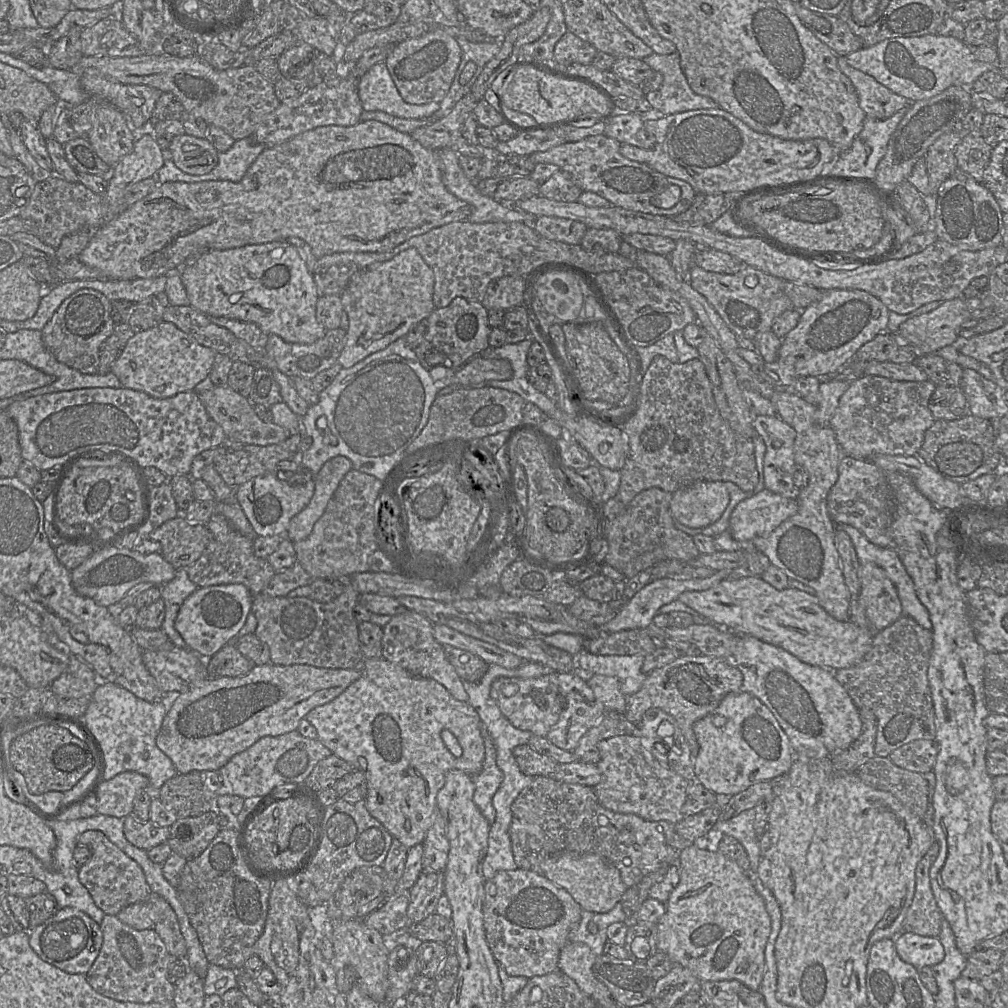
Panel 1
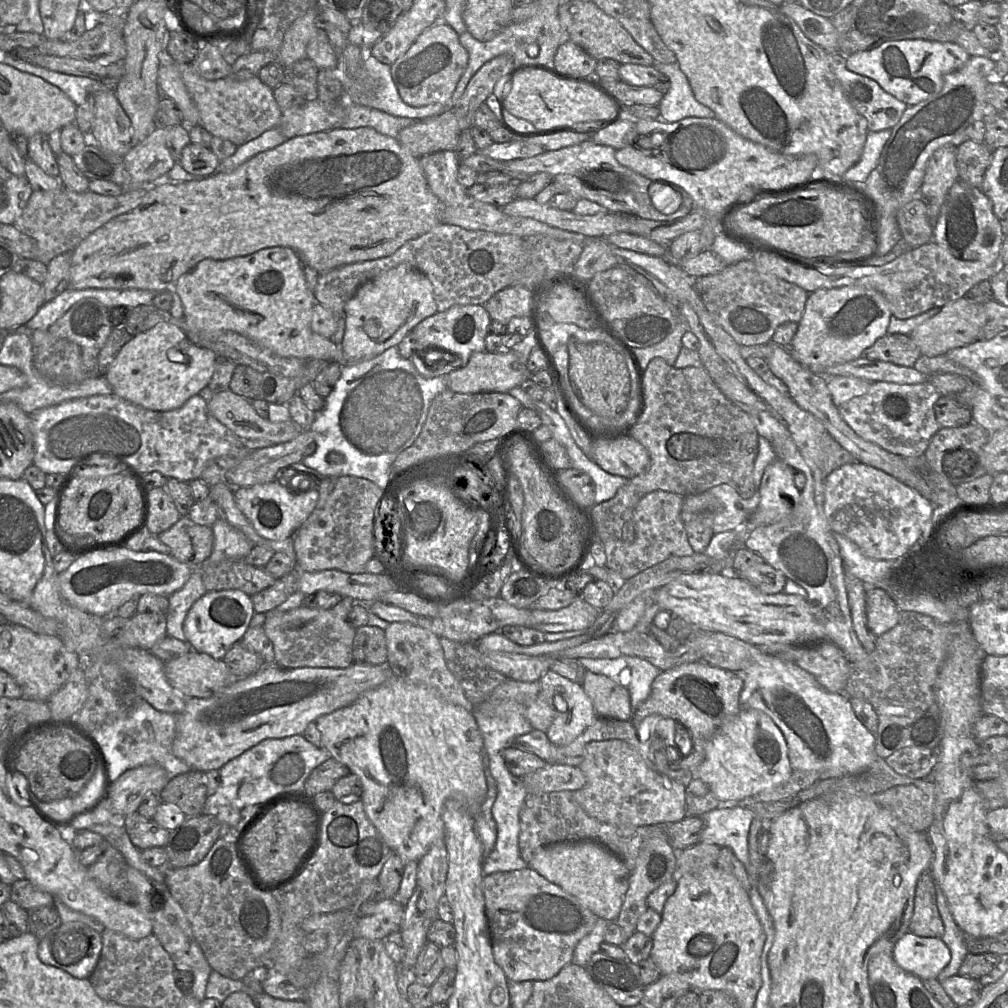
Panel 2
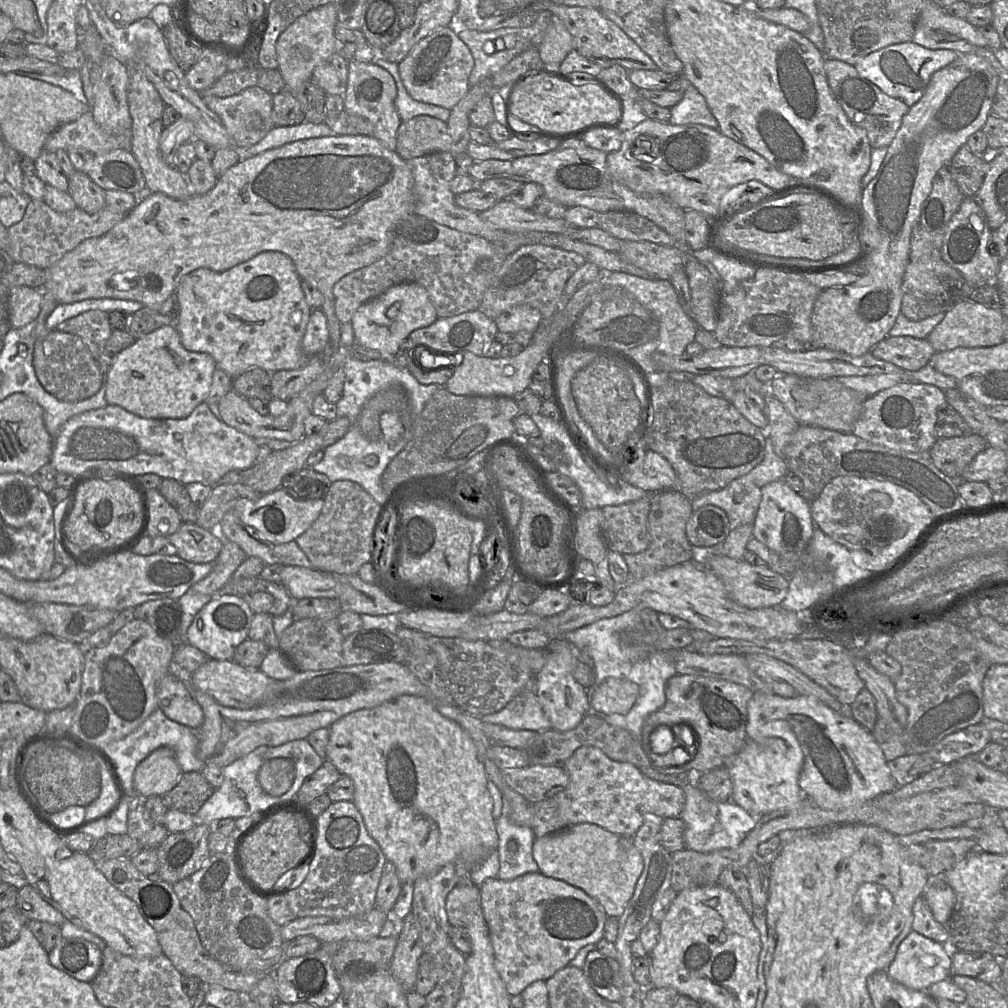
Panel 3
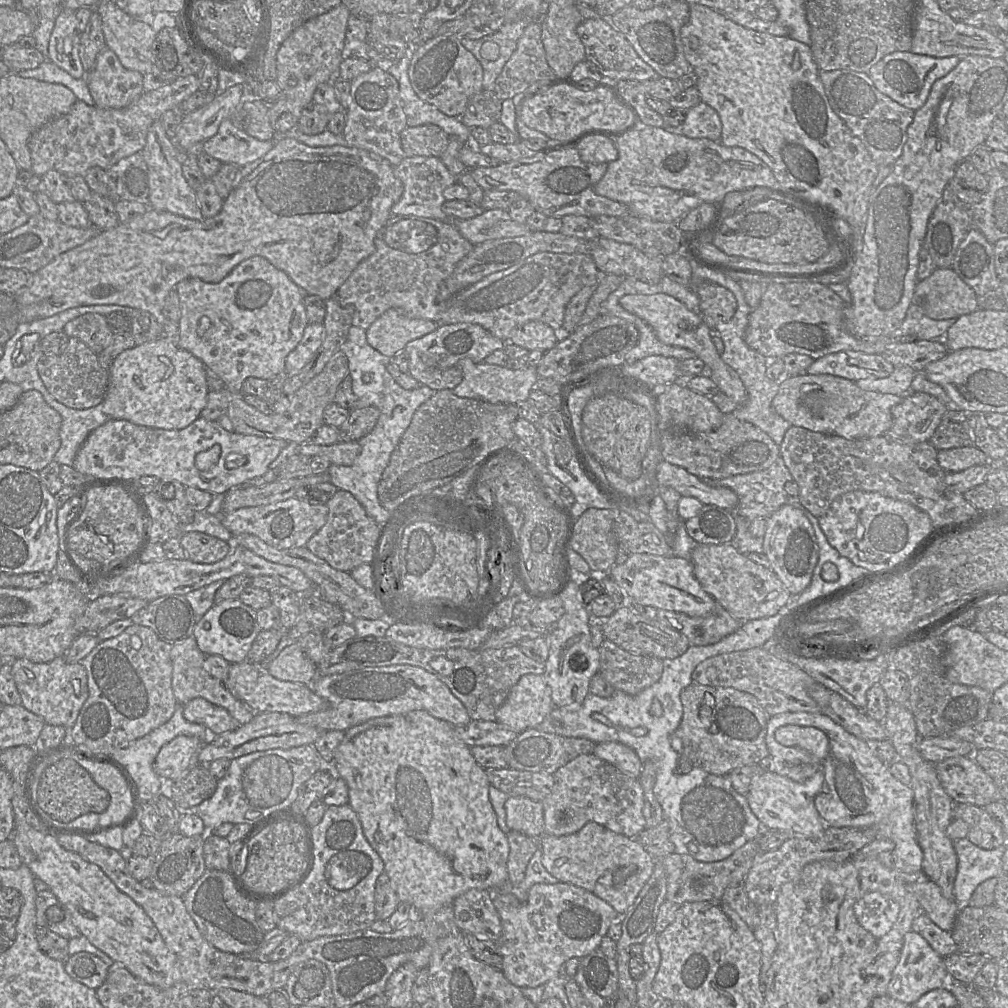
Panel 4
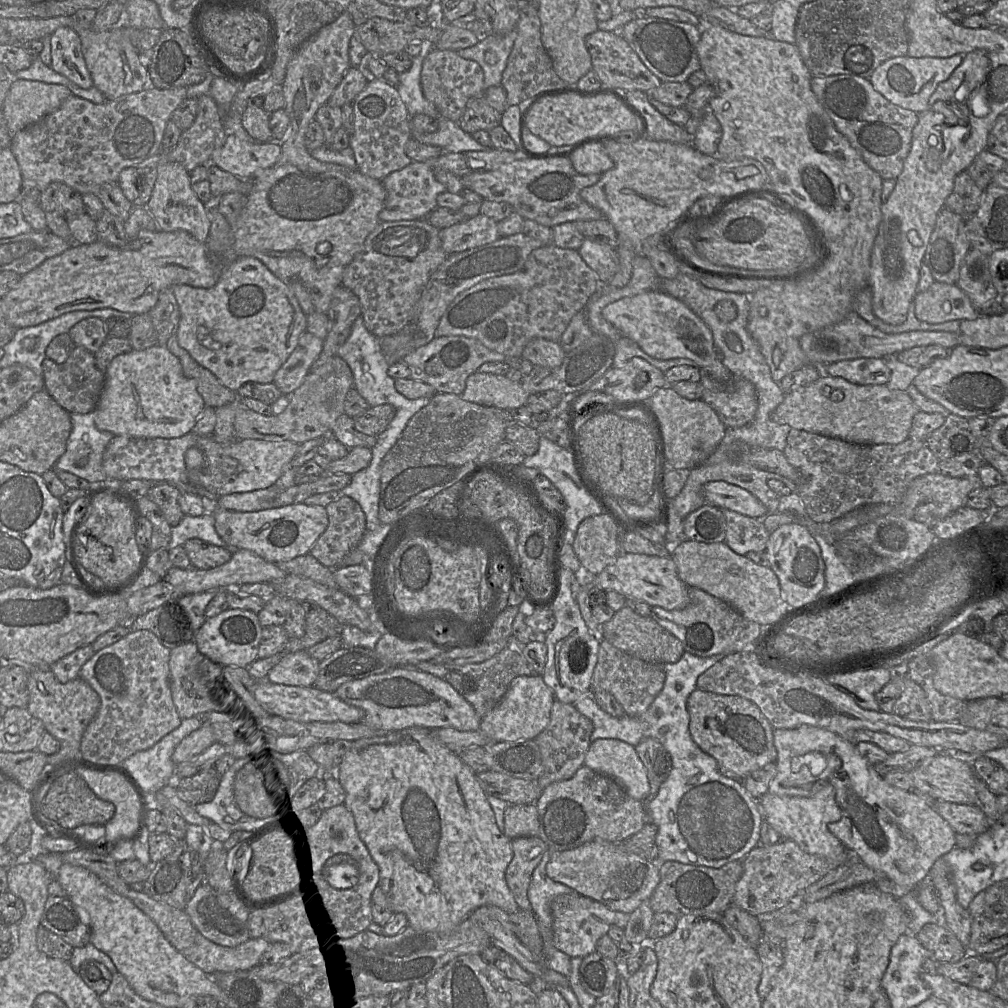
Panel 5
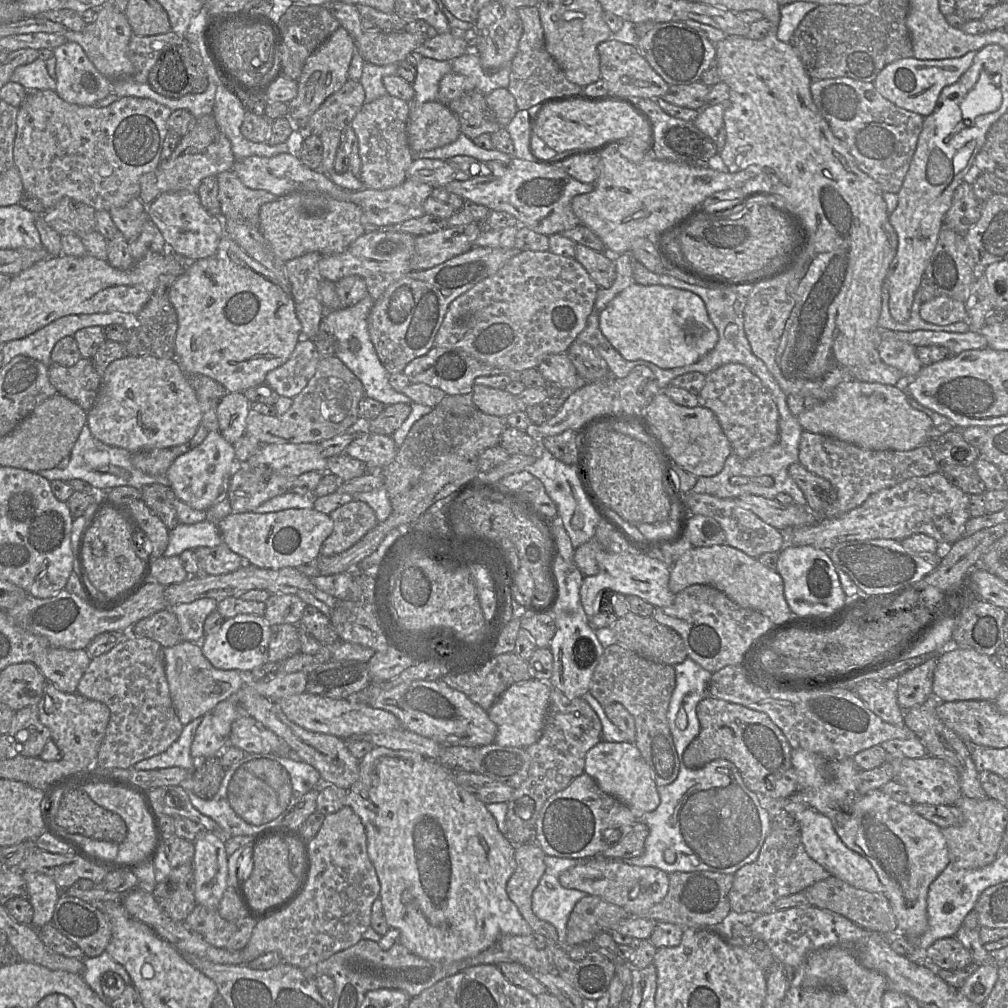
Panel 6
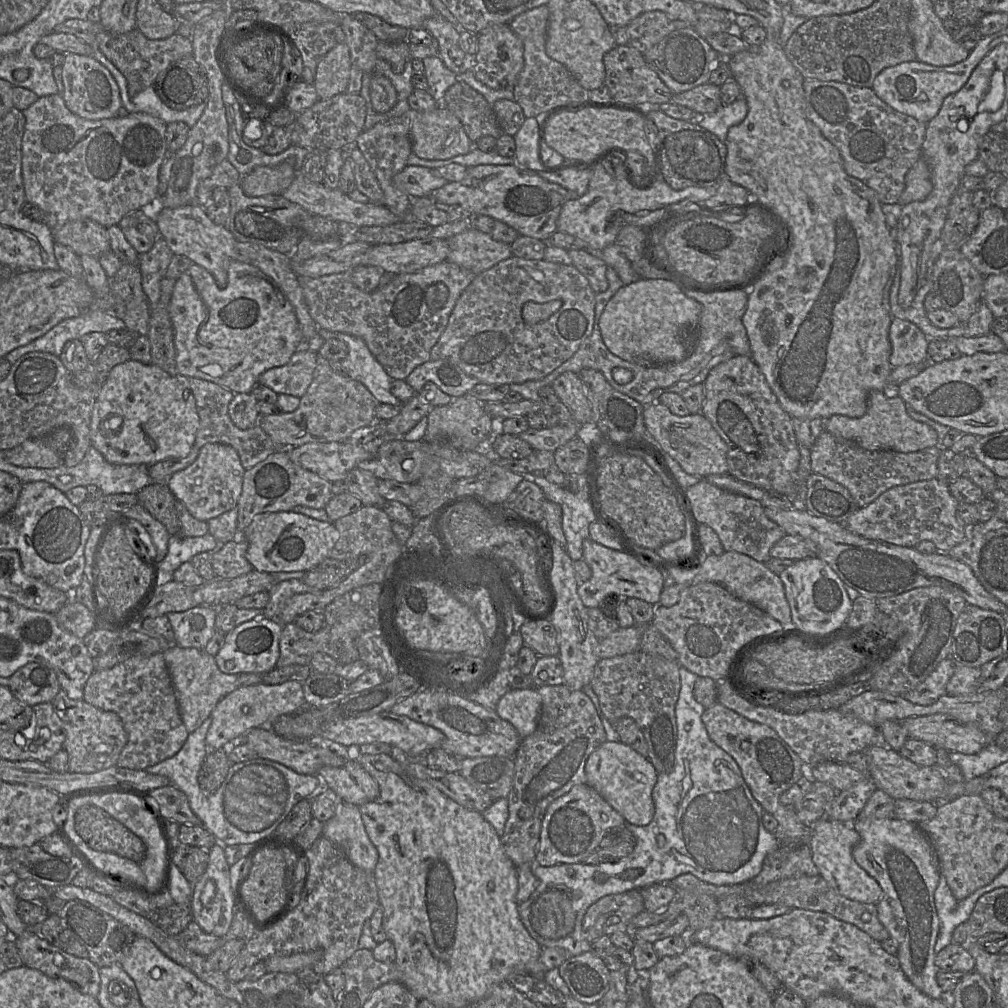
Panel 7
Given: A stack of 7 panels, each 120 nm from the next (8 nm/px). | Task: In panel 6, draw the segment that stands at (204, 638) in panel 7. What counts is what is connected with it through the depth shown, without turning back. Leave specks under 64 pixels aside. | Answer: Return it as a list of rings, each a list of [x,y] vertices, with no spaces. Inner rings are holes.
[[[203,598],[167,608],[176,615],[182,640],[200,643],[204,637],[204,621],[212,611],[217,610],[217,606],[215,599]]]

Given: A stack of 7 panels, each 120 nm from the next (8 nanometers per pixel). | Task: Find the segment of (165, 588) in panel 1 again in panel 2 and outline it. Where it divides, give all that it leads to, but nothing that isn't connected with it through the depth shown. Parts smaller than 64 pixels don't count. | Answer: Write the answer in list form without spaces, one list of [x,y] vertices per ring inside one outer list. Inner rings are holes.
[[[193,567],[193,572],[186,584],[168,597],[169,609],[166,614],[167,635],[180,641],[186,641],[183,630],[185,618],[193,604],[207,592],[199,567]]]

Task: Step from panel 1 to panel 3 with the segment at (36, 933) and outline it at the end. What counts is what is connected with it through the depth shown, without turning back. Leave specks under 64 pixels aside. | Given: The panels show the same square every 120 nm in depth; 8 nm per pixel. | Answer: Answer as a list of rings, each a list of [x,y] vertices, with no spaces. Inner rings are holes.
[[[62,938],[48,952],[49,962],[69,976],[91,984],[99,972],[103,954],[91,942],[81,938]]]

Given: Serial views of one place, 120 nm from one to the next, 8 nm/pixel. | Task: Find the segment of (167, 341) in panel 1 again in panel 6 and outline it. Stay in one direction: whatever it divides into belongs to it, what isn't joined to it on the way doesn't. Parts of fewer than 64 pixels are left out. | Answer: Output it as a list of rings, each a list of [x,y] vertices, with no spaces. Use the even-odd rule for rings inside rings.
[[[150,354],[128,355],[109,364],[102,377],[97,400],[88,412],[87,425],[92,435],[104,444],[136,453],[185,444],[194,437],[201,422],[202,411],[197,394],[176,358],[157,358]]]

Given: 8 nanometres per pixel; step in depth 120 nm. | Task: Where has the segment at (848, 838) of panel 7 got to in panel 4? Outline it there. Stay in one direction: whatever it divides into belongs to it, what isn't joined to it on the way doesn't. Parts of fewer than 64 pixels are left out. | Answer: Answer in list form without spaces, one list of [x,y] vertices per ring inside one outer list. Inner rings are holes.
[[[767,767],[752,779],[749,791],[745,796],[764,831],[781,831],[794,837],[819,838],[827,828],[827,824],[820,817],[814,800],[823,787],[824,776],[819,770],[805,782],[795,782]]]

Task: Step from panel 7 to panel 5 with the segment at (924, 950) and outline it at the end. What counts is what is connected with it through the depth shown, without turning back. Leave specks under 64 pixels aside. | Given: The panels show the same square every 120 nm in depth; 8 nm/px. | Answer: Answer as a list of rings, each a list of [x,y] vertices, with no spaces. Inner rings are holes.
[[[802,725],[794,729],[774,729],[773,743],[777,750],[777,773],[770,782],[767,793],[809,798],[831,782],[841,819],[828,823],[828,829],[855,859],[859,859],[868,868],[902,886],[915,888],[920,883],[927,882],[934,862],[956,847],[956,832],[934,811],[931,803],[935,801],[928,801],[915,791],[905,791],[889,785],[874,766],[859,754],[857,745],[851,741],[823,728]]]

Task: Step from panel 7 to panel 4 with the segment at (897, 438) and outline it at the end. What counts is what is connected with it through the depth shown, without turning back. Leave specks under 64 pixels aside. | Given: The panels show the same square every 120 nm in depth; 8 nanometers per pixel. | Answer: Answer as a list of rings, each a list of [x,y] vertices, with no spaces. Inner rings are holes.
[[[830,374],[785,375],[772,407],[794,426],[848,440],[884,436],[892,426],[892,409],[904,396],[865,391],[854,381]]]

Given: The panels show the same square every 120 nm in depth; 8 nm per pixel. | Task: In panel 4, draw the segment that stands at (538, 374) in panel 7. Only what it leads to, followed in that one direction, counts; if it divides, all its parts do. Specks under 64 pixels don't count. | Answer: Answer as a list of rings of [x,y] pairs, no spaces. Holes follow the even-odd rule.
[[[538,252],[505,270],[489,274],[449,300],[439,303],[440,321],[437,324],[478,324],[503,341],[509,340],[512,330],[534,320],[547,324],[553,330],[559,330],[563,325],[565,309],[571,298],[585,286],[597,287],[601,275],[589,253]]]

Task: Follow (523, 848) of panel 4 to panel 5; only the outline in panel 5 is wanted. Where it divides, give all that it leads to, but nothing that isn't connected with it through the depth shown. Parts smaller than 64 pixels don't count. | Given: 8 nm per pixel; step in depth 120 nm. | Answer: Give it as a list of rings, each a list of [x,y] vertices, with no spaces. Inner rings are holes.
[[[536,836],[512,839],[511,848],[513,858],[506,869],[505,879],[518,907],[531,911],[528,888],[532,873],[548,851],[548,846]]]

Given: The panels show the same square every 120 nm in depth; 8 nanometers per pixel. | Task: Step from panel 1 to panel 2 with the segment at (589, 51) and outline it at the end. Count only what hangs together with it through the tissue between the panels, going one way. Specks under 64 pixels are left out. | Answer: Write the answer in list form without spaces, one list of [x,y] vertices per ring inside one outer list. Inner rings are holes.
[[[570,39],[557,49],[552,65],[560,72],[576,75],[595,75],[597,60]]]

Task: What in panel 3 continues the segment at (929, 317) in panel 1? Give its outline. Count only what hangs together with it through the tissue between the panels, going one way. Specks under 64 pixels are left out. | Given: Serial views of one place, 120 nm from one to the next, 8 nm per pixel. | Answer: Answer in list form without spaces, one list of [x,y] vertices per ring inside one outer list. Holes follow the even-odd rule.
[[[959,299],[945,312],[943,320],[926,338],[936,352],[953,350],[957,347],[991,347],[1006,340],[1003,323],[1007,317],[1000,310],[991,309],[969,299]]]

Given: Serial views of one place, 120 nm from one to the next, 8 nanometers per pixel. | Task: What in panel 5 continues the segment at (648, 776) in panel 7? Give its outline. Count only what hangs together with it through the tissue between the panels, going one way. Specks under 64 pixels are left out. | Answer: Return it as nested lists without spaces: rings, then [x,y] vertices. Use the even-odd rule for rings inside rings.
[[[617,739],[592,741],[584,765],[615,780],[633,799],[642,802],[648,799],[647,771],[632,745]]]

